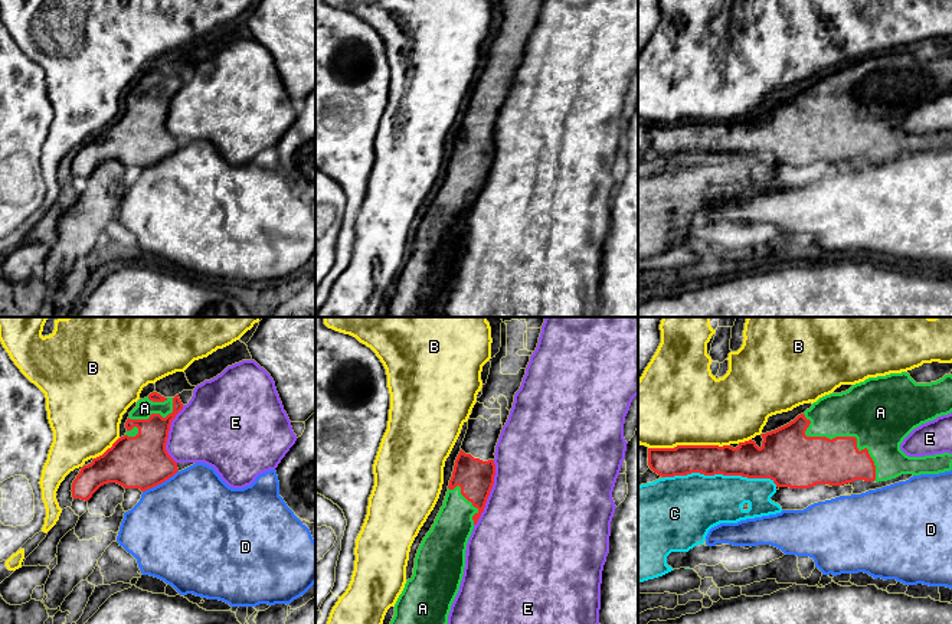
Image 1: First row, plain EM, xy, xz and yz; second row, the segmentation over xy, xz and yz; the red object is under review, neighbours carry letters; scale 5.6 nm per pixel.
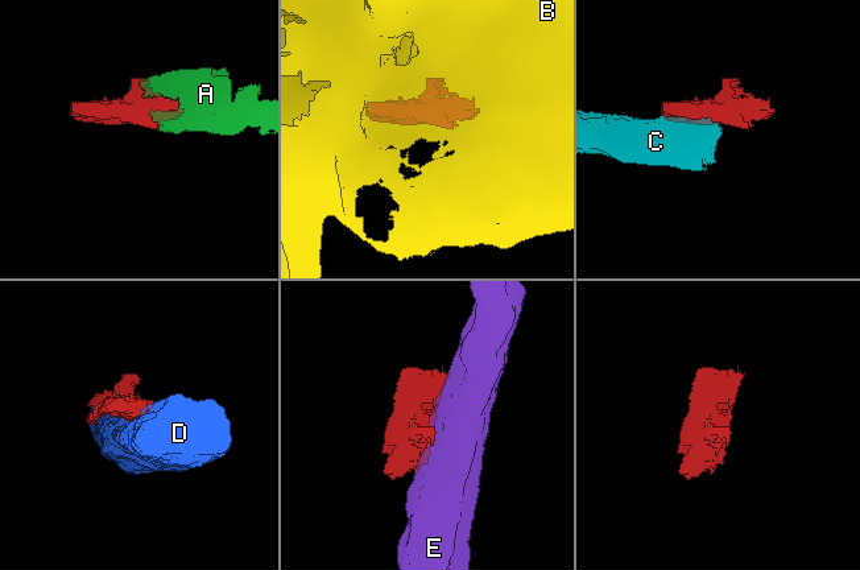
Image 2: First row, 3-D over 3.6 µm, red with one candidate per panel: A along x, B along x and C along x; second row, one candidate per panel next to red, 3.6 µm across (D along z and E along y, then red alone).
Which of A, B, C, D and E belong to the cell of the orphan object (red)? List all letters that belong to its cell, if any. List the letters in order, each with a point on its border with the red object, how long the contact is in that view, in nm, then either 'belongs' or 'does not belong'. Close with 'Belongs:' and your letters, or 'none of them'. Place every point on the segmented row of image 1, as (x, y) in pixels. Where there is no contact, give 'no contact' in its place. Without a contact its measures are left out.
A: yz (846, 437) | 550 nm | belongs
B: yz (702, 446) | 300 nm | does not belong
C: yz (720, 473) | 650 nm | does not belong
D: xy (160, 483) | 240 nm | does not belong
E: xz (488, 493) | 380 nm | does not belong
Belongs: A

